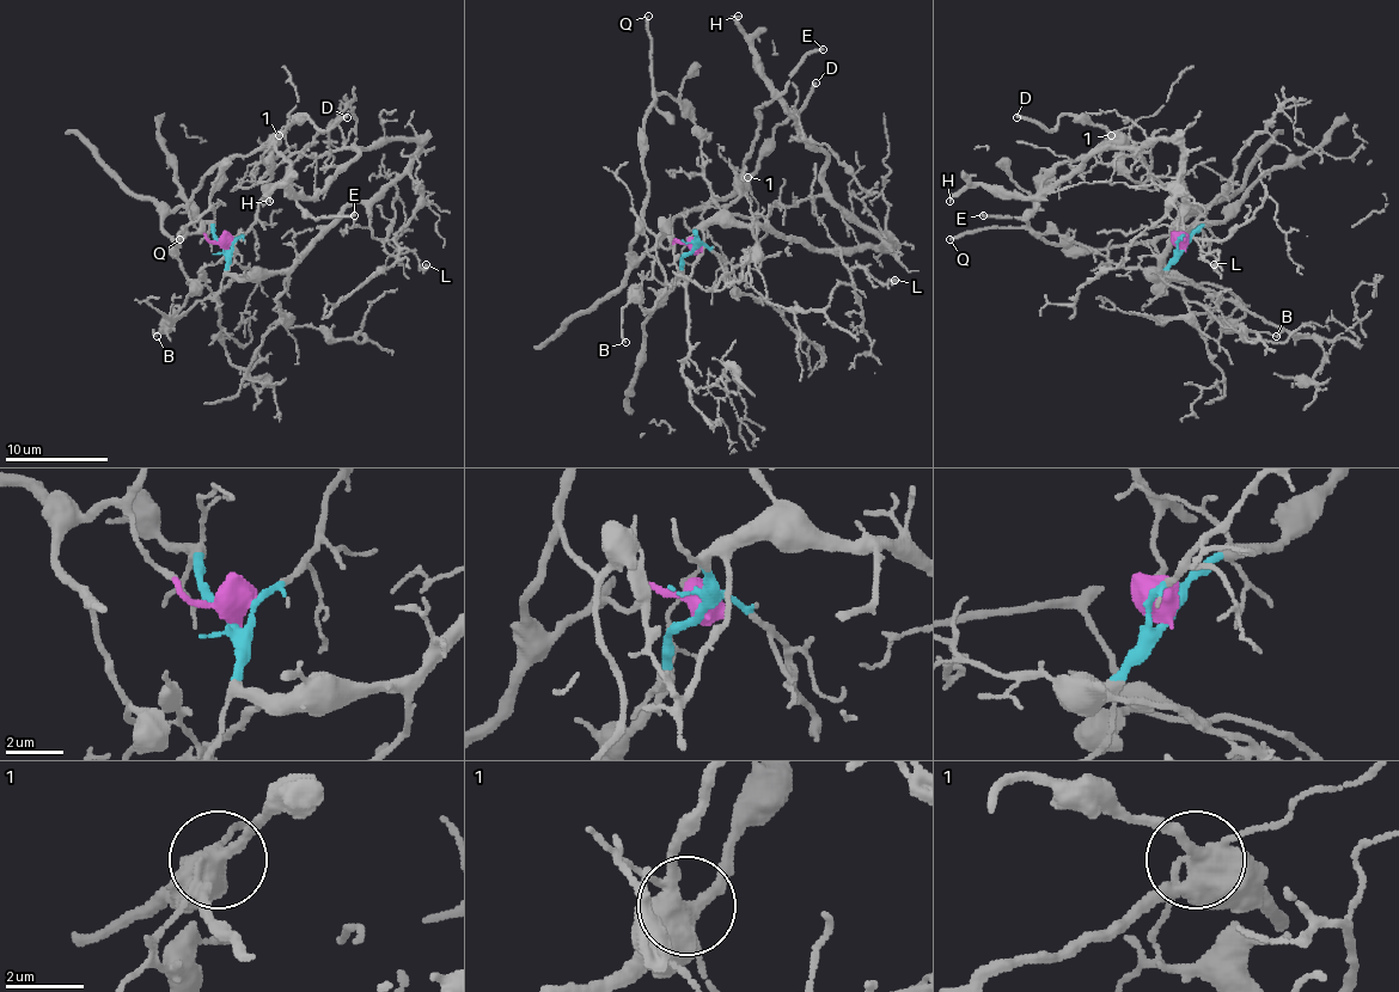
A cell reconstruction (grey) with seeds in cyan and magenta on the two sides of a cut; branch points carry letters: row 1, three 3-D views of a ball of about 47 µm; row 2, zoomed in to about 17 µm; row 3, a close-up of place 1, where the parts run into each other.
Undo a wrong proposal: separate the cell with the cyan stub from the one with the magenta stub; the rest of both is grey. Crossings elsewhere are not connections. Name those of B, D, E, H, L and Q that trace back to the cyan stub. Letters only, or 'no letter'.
H, L

